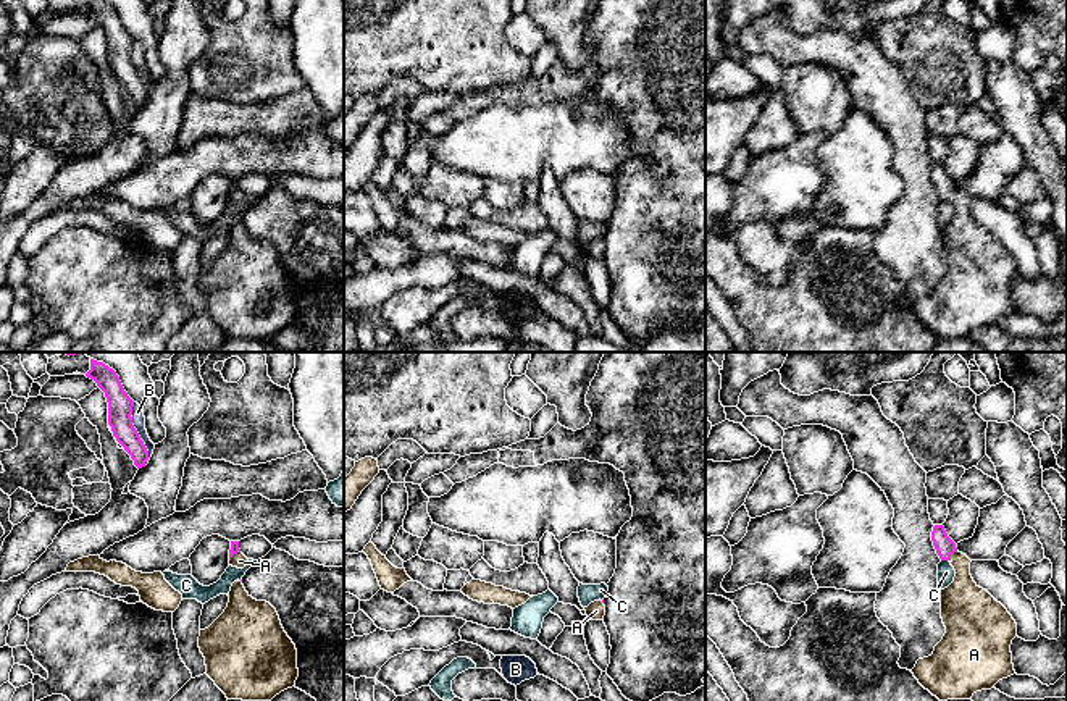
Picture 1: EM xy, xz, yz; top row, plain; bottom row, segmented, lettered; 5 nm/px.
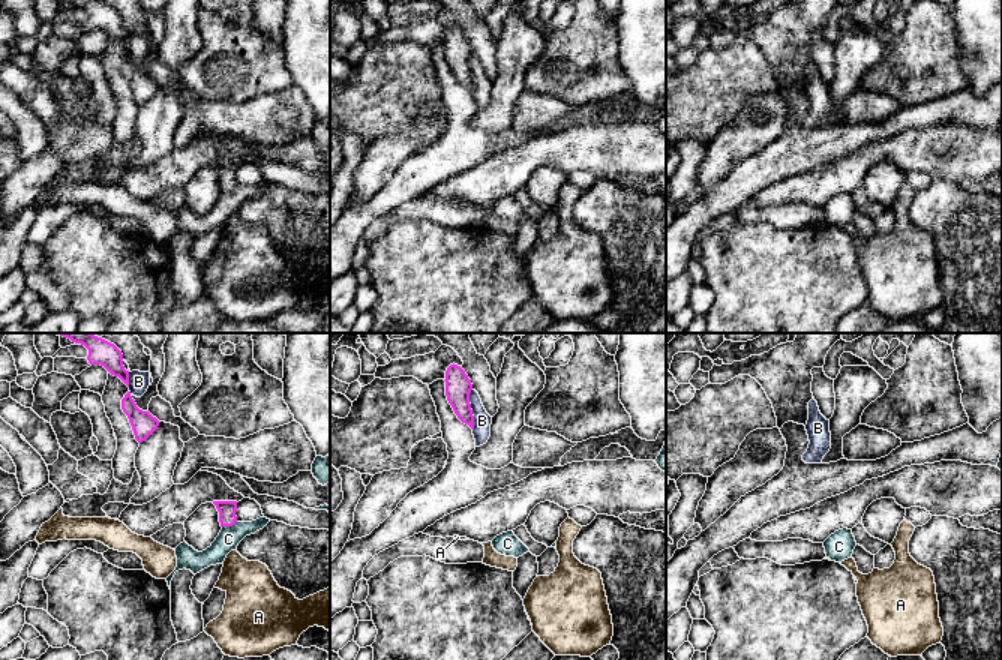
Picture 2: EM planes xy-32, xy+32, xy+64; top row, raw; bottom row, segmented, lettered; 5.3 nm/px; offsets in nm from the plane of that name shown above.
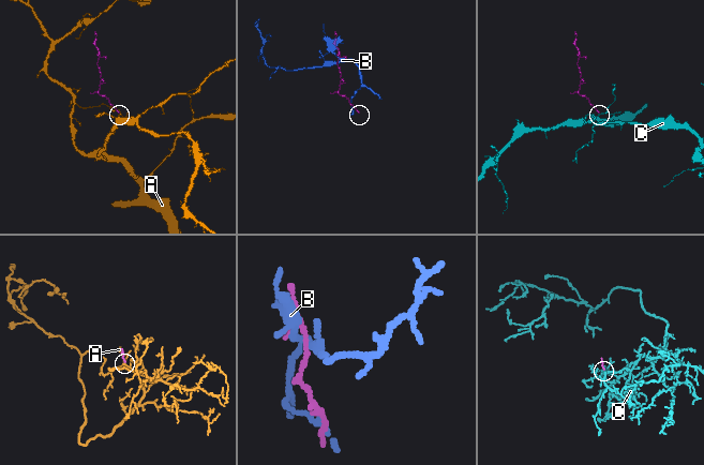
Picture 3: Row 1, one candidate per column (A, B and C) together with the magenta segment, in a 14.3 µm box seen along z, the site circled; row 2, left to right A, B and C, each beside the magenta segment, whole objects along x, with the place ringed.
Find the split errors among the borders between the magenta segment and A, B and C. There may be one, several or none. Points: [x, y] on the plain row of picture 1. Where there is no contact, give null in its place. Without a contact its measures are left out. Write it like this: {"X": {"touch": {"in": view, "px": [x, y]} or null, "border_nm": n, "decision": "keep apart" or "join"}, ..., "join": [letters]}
{"A": {"touch": {"in": "yz", "px": [953, 191]}, "border_nm": 70, "decision": "join"}, "B": {"touch": {"in": "xy", "px": [138, 71]}, "border_nm": 320, "decision": "keep apart"}, "C": {"touch": {"in": "yz", "px": [945, 197]}, "border_nm": 40, "decision": "keep apart"}, "join": ["A"]}

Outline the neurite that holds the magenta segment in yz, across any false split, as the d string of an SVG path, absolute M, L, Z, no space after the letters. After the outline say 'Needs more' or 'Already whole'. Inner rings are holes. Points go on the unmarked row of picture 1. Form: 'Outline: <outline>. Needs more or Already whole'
Outline: M943 163L933 165L931 179L939 197L951 200L956 215L941 228L946 271L931 294L917 299L912 312L939 339L970 338L1015 312L1011 283L1017 262L973 220L972 199L957 189Z. Needs more

